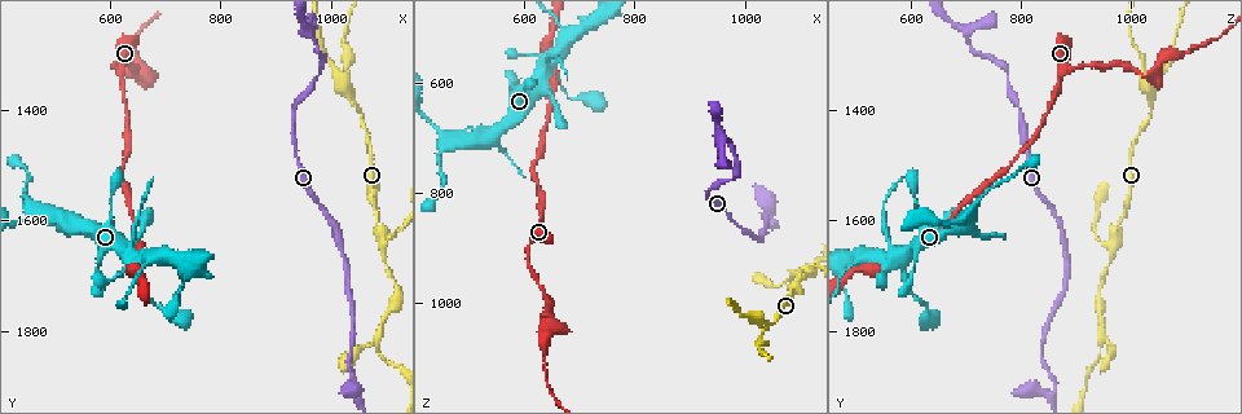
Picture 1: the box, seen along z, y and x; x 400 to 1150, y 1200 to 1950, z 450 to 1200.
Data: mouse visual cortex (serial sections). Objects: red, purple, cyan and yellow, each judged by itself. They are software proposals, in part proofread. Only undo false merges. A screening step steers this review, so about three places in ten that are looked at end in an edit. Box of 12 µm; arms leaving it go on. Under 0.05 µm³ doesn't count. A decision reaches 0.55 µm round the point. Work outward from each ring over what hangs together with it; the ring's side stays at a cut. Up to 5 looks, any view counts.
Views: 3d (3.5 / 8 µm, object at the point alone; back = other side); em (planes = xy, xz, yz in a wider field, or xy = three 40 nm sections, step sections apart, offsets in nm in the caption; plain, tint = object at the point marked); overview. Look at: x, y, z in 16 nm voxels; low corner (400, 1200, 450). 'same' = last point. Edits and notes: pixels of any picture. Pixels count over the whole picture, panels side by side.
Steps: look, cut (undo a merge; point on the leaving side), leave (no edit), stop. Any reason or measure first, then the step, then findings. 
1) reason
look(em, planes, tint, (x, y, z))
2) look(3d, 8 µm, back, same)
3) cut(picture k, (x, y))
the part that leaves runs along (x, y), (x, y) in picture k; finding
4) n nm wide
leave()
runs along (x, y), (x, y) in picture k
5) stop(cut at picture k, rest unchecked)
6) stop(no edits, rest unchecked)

abrupt turn
look(3d, 3.5 µm, (645, 1330, 1035))

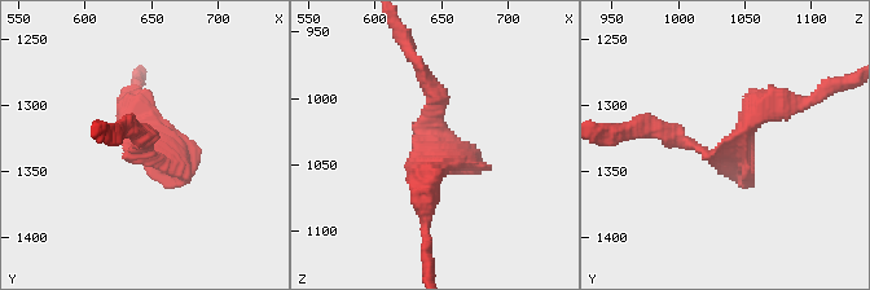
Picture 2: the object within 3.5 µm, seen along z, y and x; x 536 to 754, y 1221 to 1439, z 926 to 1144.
look(em, xy, step 1, tint, (648, 1334, 1040))

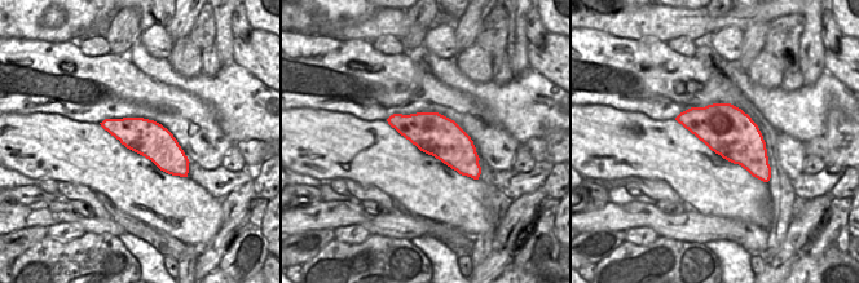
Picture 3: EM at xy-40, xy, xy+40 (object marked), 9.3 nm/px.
leave()
runs along (657, 130), (720, 153), (792, 101) in picture 2; continuous, no second cell

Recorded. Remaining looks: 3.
sharp bend
look(3d, 8 µm, back, (1095, 1645, 970))

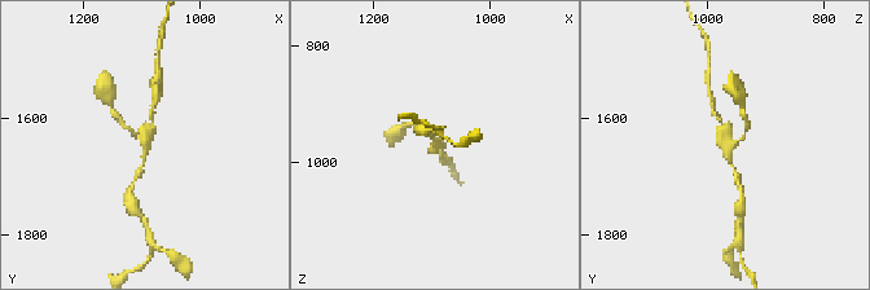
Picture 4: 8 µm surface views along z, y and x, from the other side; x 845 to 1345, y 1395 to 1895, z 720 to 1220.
3 arms; arms of 150, 150, 150 nm; shape alone is not enough
look(em, xy, step 2, tint, (1090, 1645, 965))

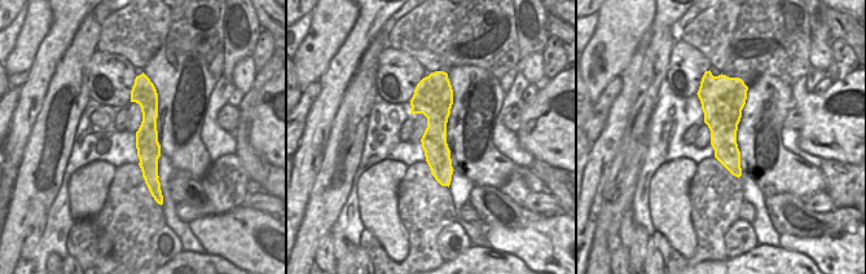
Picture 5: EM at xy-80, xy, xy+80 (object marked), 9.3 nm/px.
leave()
runs along (713, 111), (736, 178) in picture 4; one cell here

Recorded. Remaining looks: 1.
stop(no edits, rest unchecked)

